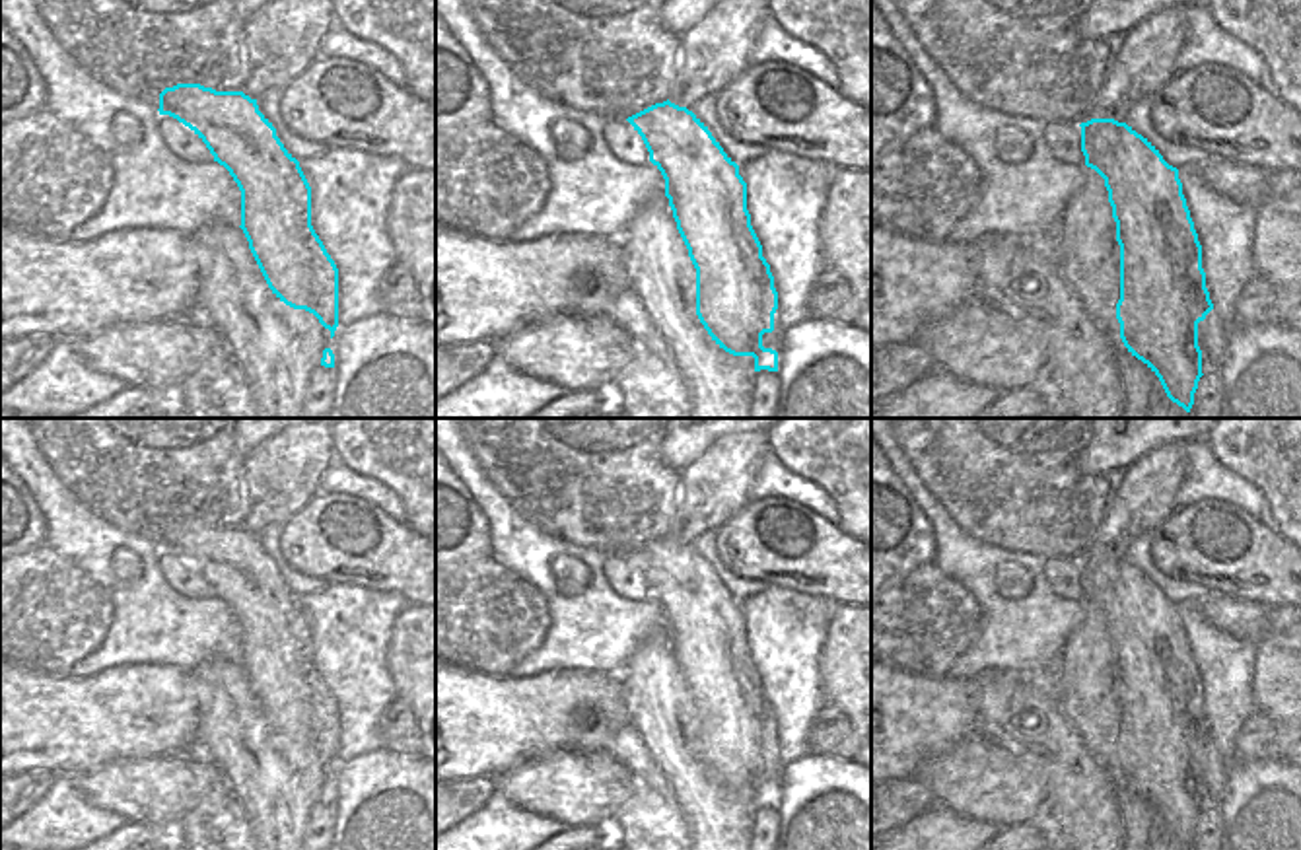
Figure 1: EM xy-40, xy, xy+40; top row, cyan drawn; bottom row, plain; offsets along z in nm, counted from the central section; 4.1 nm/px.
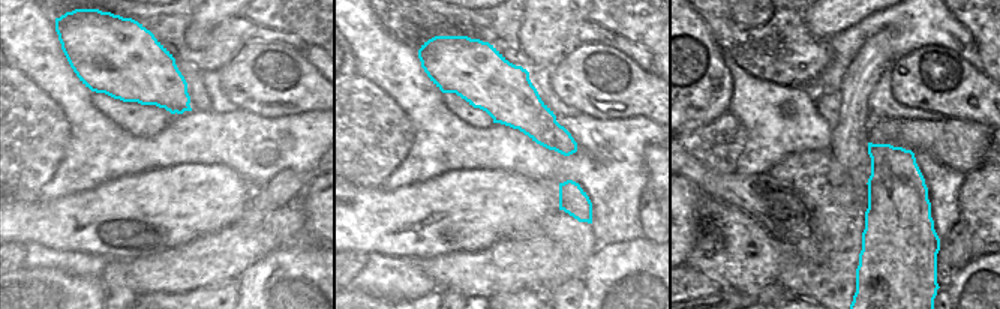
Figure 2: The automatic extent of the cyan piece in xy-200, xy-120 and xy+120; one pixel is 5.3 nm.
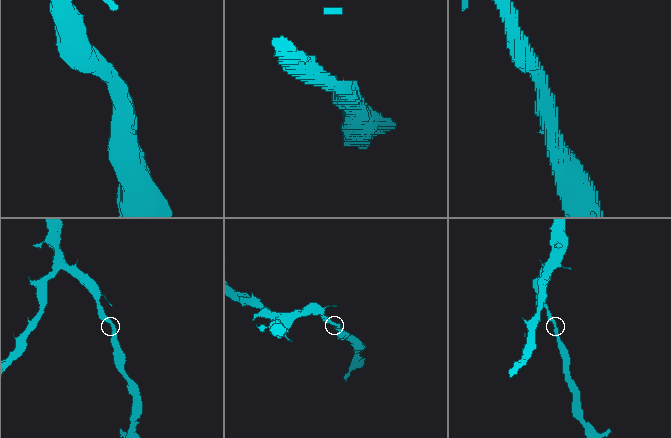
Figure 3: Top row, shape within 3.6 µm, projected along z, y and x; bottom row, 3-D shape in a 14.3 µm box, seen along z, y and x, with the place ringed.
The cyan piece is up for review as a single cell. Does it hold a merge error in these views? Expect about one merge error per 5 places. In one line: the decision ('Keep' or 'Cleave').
Keep

